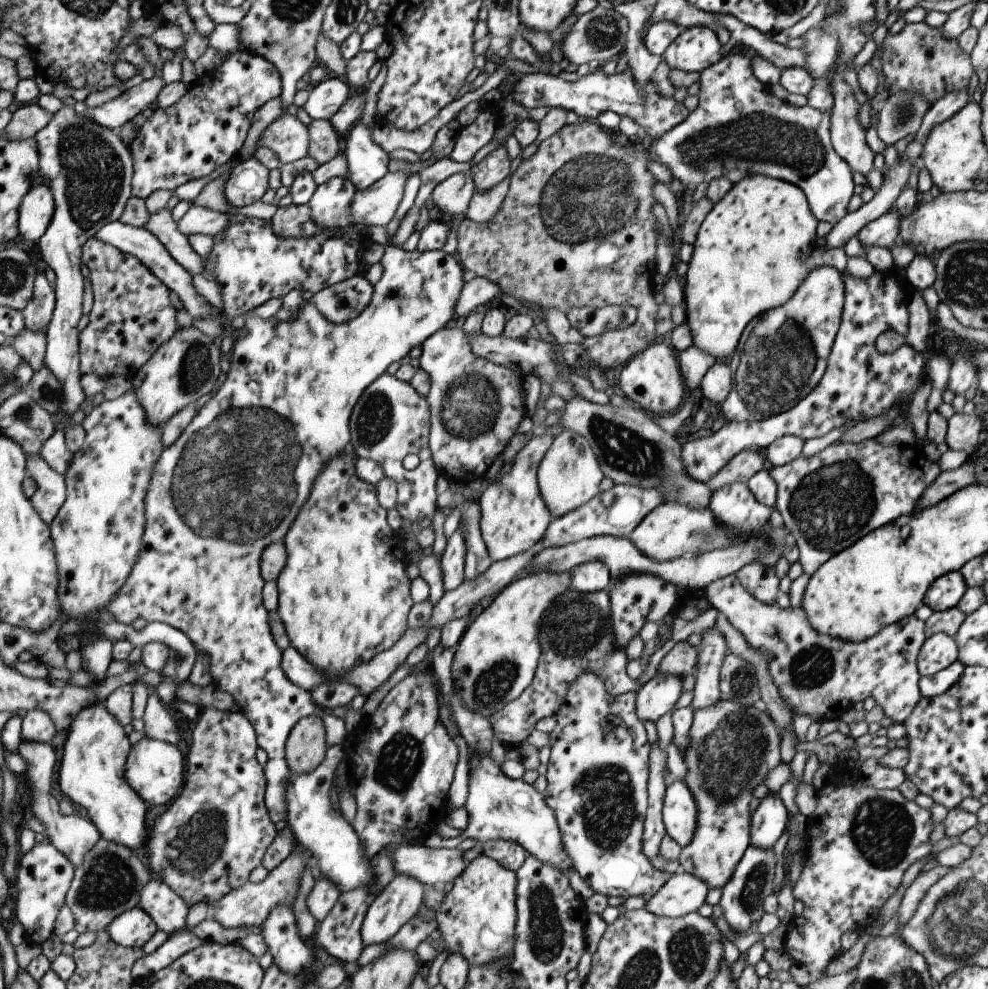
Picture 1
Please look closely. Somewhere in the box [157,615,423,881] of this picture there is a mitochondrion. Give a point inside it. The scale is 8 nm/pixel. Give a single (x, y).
(198, 846)

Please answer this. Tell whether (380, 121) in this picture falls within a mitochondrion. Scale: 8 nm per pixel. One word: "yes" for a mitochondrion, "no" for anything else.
no

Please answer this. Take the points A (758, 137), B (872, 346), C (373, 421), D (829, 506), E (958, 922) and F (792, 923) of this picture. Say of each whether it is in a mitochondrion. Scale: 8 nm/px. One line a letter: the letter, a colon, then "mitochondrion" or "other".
A: mitochondrion
B: other
C: mitochondrion
D: mitochondrion
E: mitochondrion
F: other

